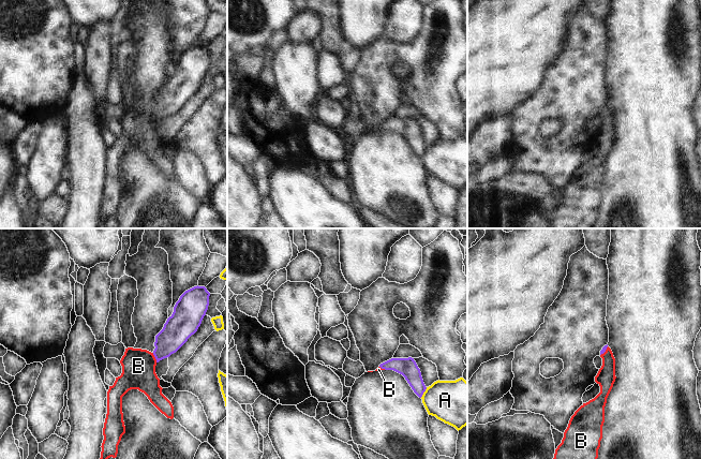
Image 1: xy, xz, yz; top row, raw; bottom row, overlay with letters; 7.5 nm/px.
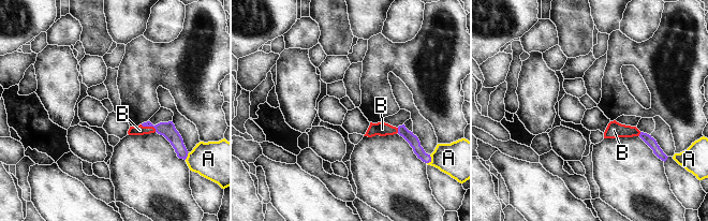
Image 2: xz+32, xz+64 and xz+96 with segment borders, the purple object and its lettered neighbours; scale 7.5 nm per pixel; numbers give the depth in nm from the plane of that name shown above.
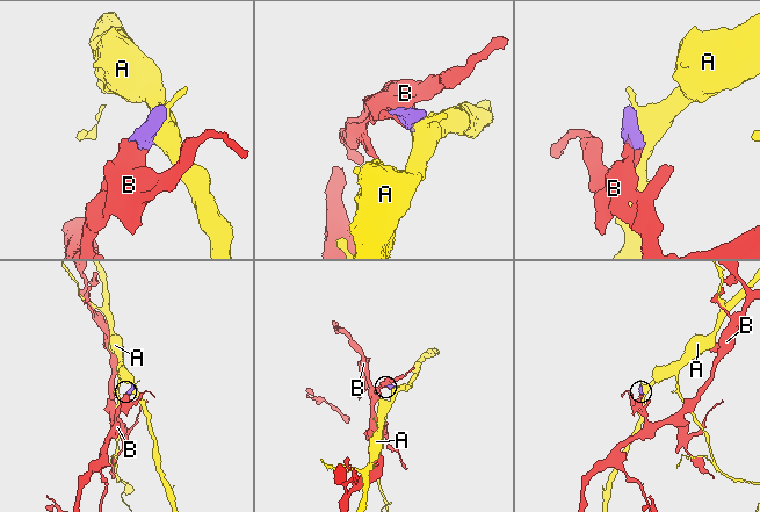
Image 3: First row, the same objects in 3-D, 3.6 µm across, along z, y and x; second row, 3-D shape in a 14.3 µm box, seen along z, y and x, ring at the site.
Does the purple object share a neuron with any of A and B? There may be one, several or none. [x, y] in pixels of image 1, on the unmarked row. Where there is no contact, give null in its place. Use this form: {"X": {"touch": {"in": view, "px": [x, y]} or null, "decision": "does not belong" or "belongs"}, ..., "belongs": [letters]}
{"A": {"touch": {"in": "xz", "px": [423, 151]}, "decision": "does not belong"}, "B": {"touch": {"in": "xy", "px": [154, 116]}, "decision": "belongs"}, "belongs": ["B"]}

